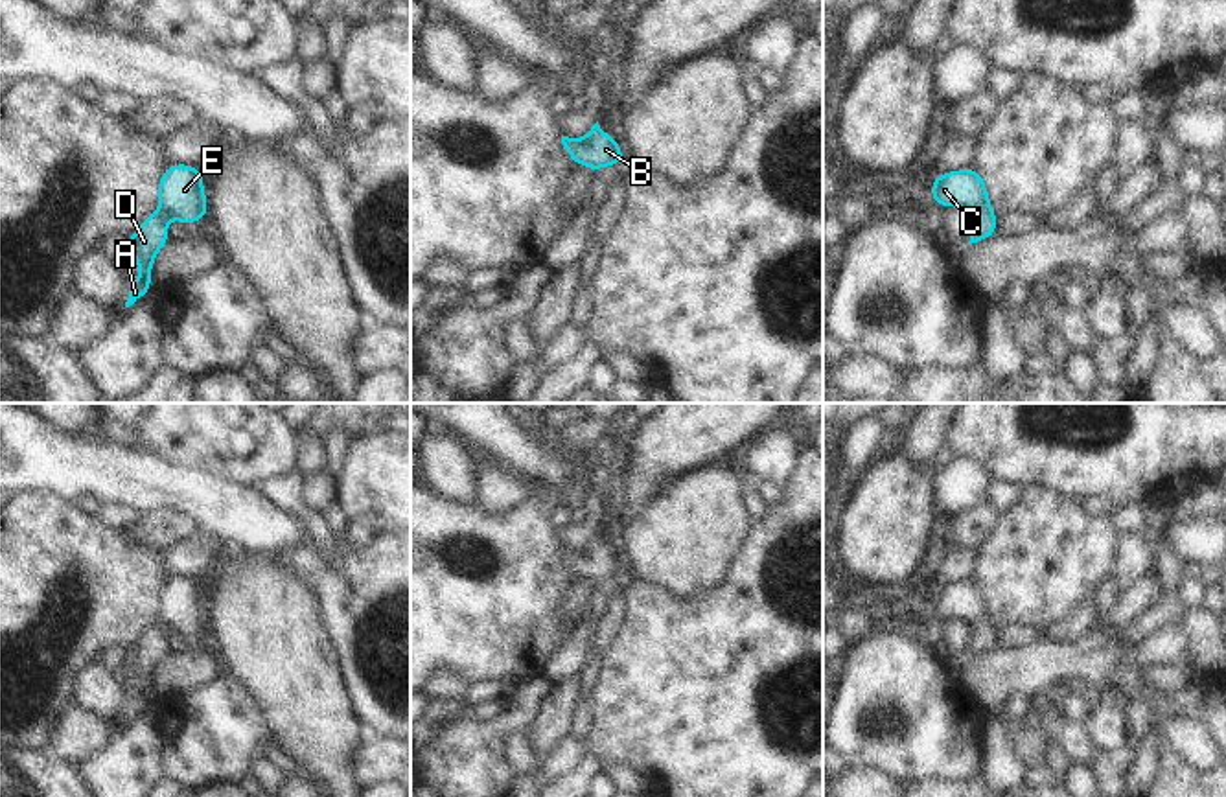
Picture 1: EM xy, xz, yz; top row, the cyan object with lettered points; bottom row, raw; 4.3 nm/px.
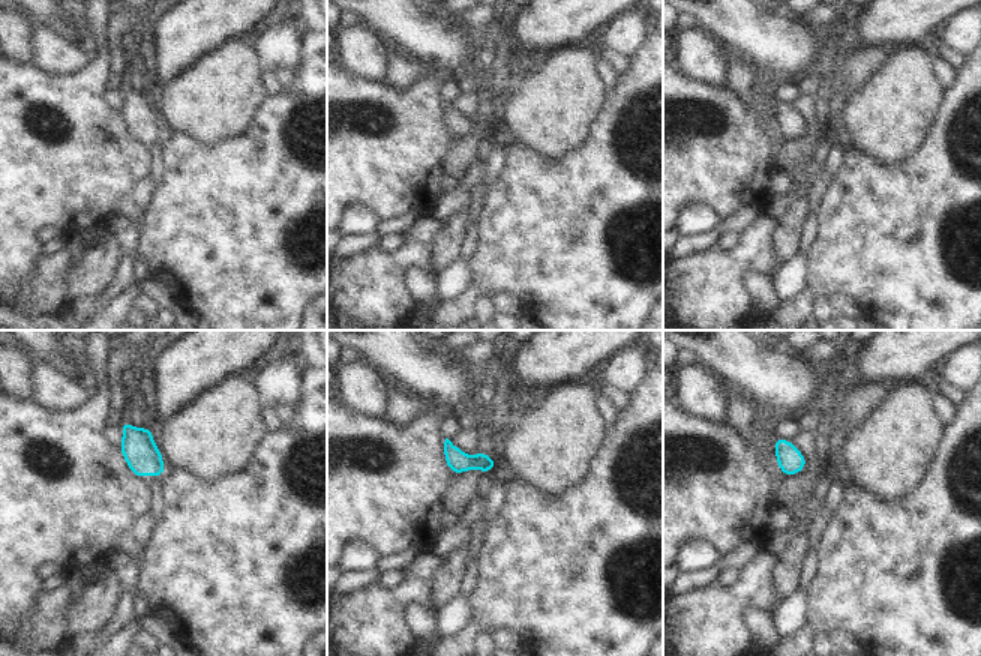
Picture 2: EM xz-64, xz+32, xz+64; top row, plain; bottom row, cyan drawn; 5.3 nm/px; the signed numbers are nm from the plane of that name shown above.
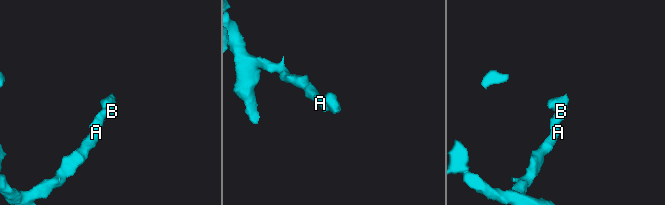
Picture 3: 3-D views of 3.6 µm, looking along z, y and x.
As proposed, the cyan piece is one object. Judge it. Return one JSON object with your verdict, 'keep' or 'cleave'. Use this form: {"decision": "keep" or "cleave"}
{"decision": "keep"}

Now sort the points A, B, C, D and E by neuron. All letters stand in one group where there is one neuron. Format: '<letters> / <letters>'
A B C D E

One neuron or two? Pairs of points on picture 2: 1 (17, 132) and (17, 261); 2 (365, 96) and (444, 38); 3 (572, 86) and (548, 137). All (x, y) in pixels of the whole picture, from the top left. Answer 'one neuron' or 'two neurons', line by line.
1: one neuron
2: two neurons
3: one neuron

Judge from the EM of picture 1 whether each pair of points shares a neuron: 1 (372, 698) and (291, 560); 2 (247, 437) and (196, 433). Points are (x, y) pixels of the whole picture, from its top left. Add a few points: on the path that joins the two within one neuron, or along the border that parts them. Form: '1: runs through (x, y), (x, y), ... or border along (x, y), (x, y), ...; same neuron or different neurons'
1: runs through (354, 661), (354, 612), (328, 586); same neuron
2: runs through (234, 437), (208, 433); same neuron

